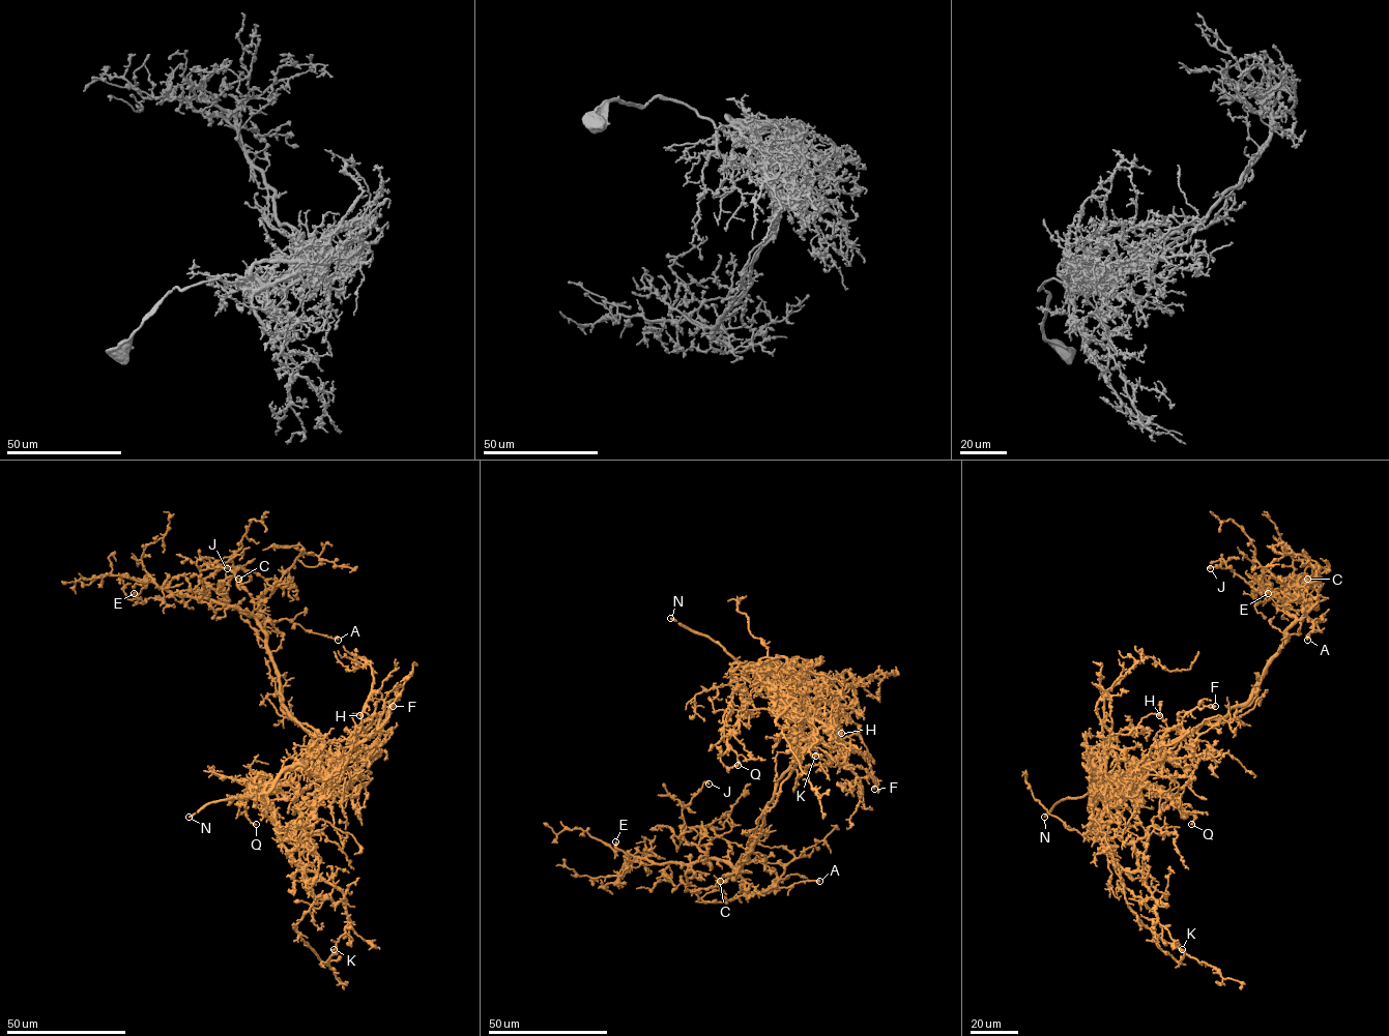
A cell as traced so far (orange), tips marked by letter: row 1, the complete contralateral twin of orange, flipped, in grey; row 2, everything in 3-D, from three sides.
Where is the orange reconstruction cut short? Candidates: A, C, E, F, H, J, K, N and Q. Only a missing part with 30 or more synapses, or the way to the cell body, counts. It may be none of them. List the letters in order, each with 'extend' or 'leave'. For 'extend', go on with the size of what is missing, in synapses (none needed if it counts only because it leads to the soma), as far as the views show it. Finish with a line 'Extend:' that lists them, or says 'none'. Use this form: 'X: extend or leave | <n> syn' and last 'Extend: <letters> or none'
A: leave
C: leave
E: leave
F: leave
H: leave
J: leave
K: leave
N: extend
Q: leave
Extend: N

